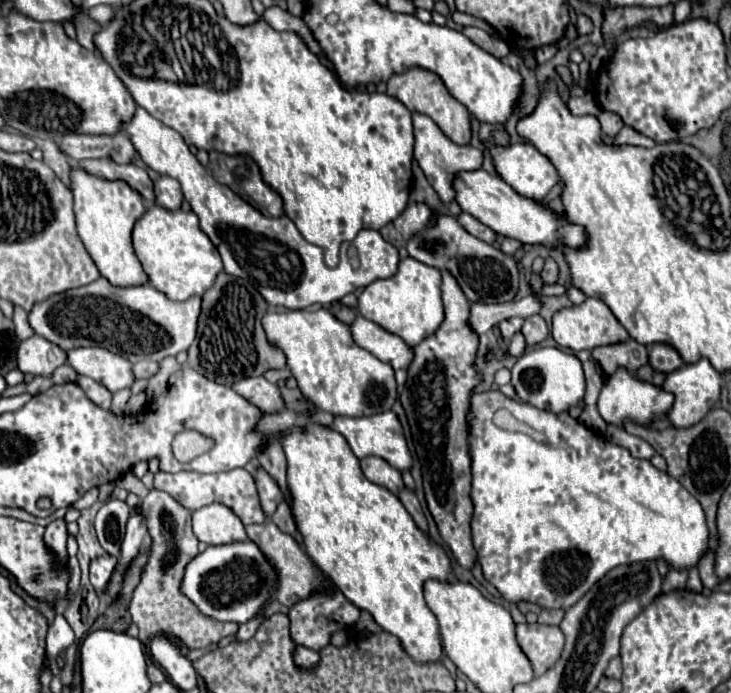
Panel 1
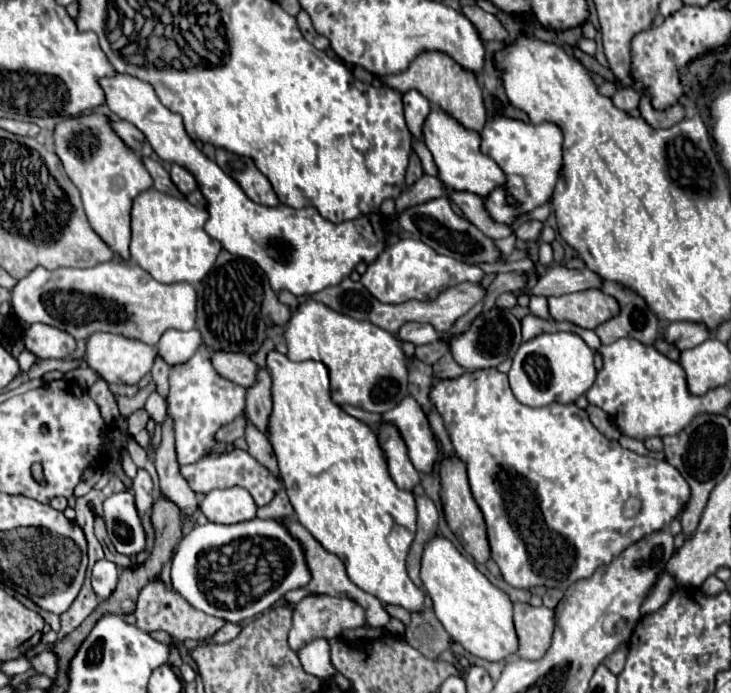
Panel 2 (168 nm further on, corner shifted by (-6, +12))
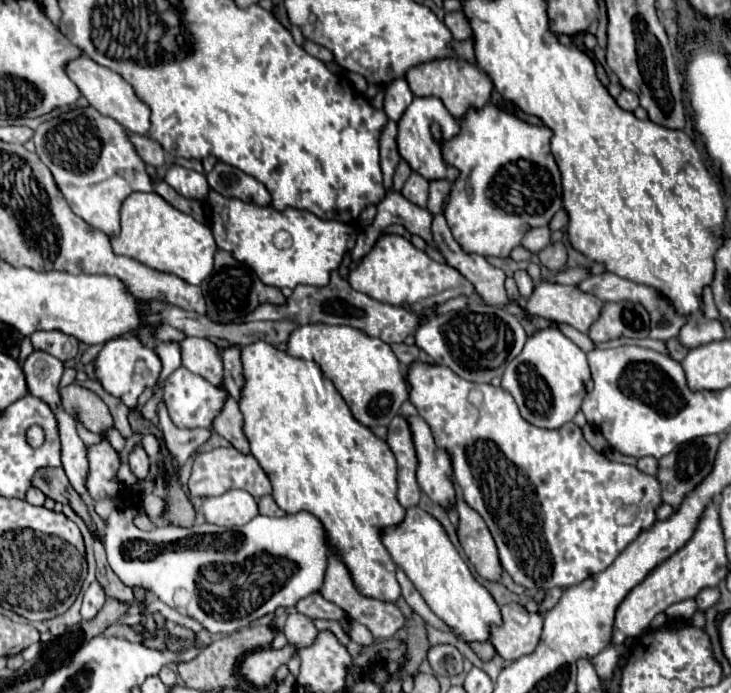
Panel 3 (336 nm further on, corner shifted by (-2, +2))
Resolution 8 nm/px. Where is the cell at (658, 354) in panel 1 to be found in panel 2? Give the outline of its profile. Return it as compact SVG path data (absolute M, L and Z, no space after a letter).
M670 322L664 328L664 338L676 344L678 350L688 350L712 338L712 330L708 330L704 324L698 322Z

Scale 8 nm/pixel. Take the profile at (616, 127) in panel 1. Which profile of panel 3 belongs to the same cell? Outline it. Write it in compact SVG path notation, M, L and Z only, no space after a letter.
M622 90L622 94L616 98L618 106L628 110L628 112L634 112L638 108L638 96L634 92L628 92L628 90Z

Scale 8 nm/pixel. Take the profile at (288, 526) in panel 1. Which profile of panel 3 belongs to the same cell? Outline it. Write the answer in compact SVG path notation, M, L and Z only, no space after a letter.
M272 496L260 498L260 500L258 500L258 510L260 510L260 514L264 514L264 516L284 516L284 514L286 514L284 510L278 508L278 504L274 502Z

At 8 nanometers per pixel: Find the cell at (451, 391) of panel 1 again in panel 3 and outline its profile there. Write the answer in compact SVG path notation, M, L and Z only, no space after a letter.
M462 498L456 500L456 510L460 516L456 524L456 534L468 560L474 564L476 572L482 578L492 582L500 580L502 566L498 560L498 550L482 516L476 510L472 510Z

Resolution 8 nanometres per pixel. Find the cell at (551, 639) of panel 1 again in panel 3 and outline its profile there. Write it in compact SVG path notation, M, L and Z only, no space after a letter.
M506 604L500 608L504 624L492 628L492 646L504 660L516 660L532 654L542 634L542 614L530 614L524 606Z

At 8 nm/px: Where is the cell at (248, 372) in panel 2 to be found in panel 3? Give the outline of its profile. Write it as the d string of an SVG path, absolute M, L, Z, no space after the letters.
M186 338L182 344L182 366L200 374L210 384L224 388L224 364L220 362L220 350L206 338Z

